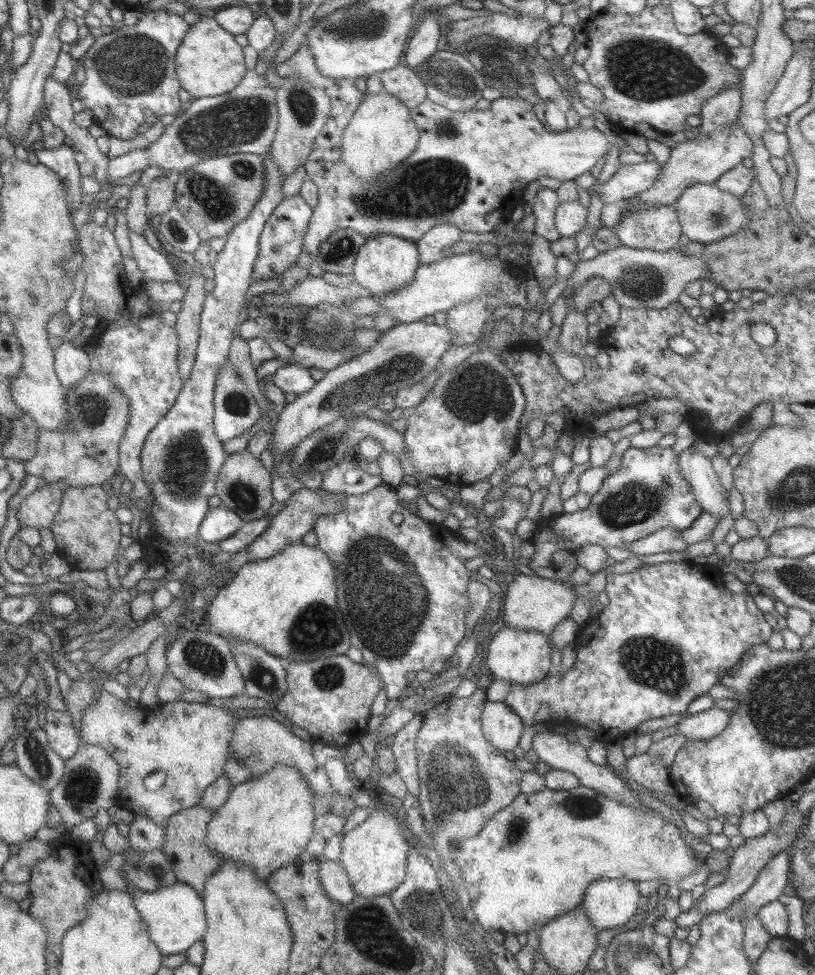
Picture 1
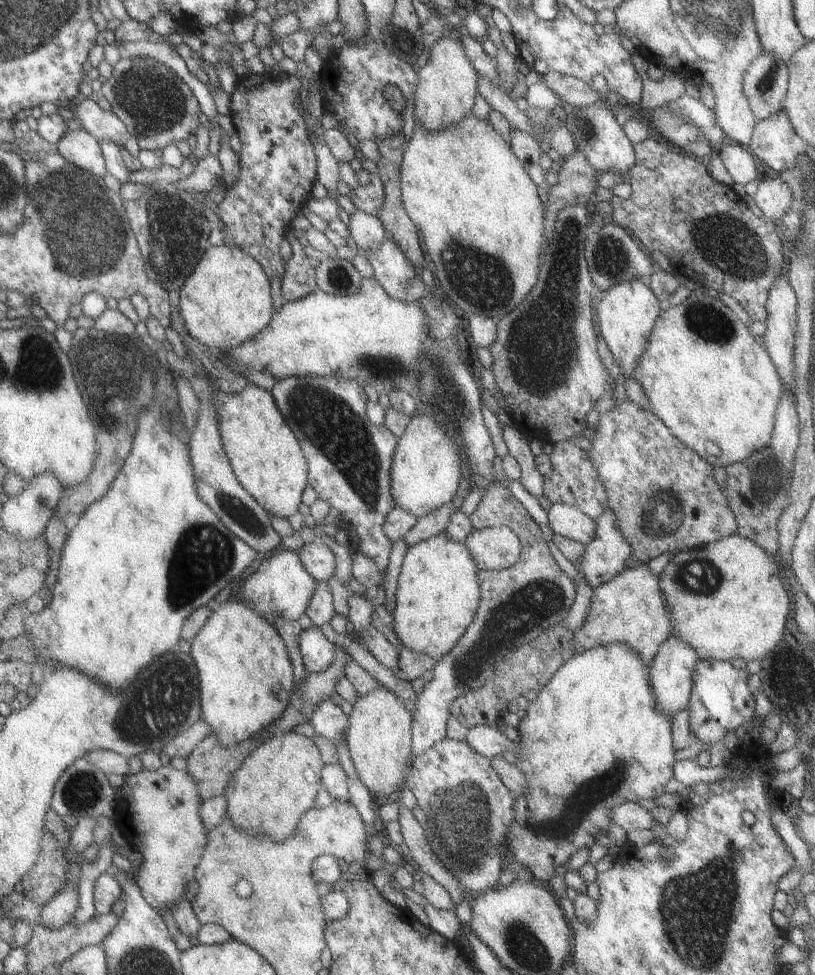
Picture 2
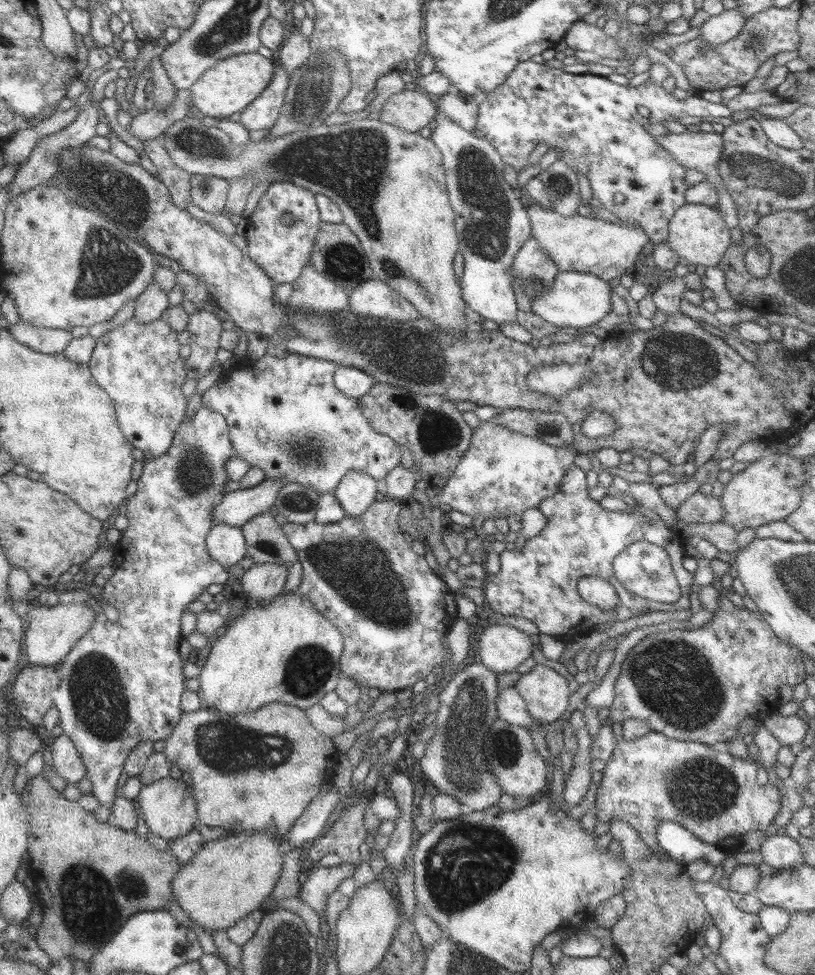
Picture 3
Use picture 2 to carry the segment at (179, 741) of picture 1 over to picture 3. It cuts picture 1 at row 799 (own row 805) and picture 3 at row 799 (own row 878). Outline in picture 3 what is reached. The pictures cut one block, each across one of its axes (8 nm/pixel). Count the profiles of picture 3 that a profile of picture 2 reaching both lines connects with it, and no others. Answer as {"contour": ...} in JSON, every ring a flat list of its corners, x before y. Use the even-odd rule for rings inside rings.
{"contour":[[167,779,157,780,151,784,141,785,135,802,139,806,138,811,151,834,156,834,163,840,175,840,193,829,196,824,196,802,186,790,189,787,180,780]]}

